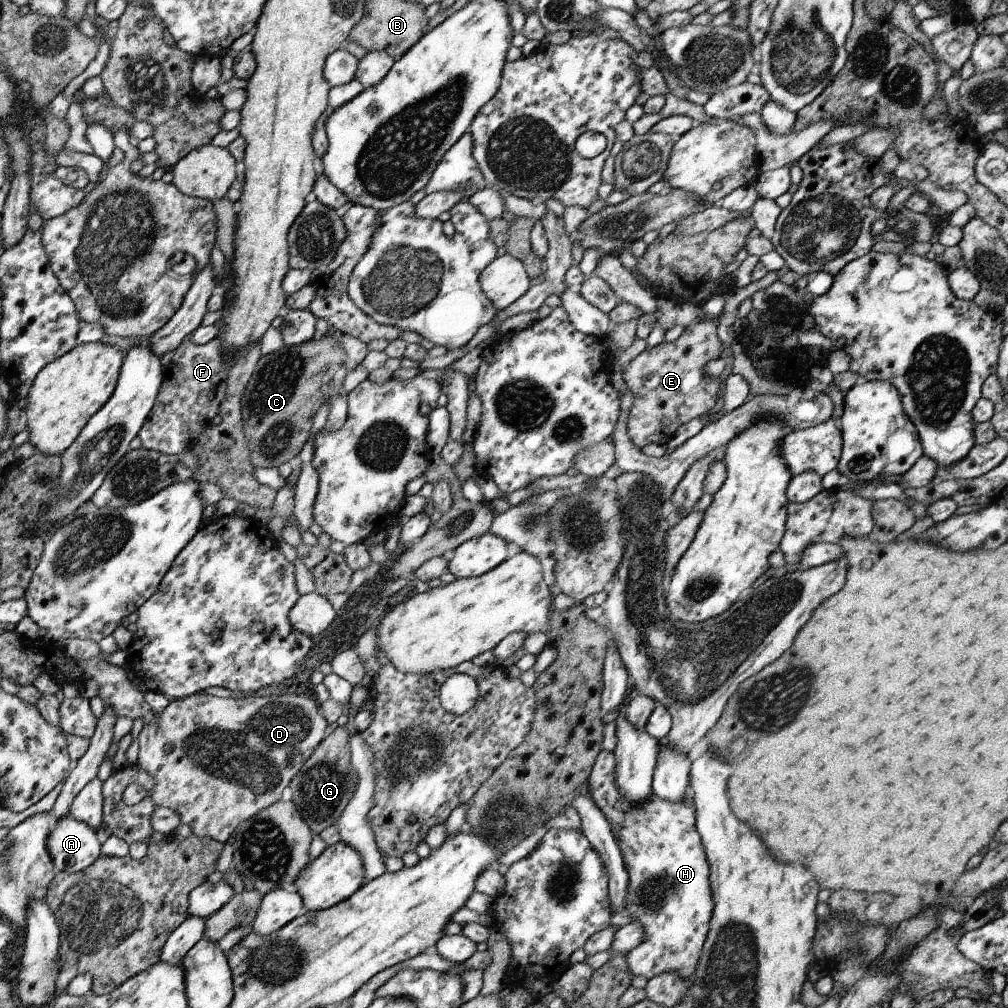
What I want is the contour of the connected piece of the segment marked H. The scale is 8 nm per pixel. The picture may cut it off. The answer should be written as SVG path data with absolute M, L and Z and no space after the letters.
M601 749L587 780L587 794L611 824L611 831L617 838L619 849L628 873L628 888L624 897L624 915L628 914L644 929L643 941L626 953L630 974L644 976L646 980L676 973L688 982L699 963L712 916L712 891L709 883L709 862L707 861L700 833L695 825L695 804L692 794L679 801L669 801L652 795L643 803L627 801L615 781L614 753Z

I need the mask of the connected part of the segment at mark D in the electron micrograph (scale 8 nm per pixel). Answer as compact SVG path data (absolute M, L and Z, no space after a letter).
M195 693L187 696L186 699L174 699L169 702L169 705L162 713L156 714L155 722L143 726L139 733L139 758L137 762L146 769L155 778L155 788L150 792L150 796L154 797L154 802L158 807L168 807L175 810L181 818L181 822L190 826L194 835L200 838L208 837L221 843L230 842L232 834L236 827L240 826L245 820L251 818L260 811L267 809L272 803L282 798L282 790L289 786L291 780L299 774L300 768L290 768L284 770L288 764L288 758L292 762L307 762L310 755L315 751L315 748L323 742L324 730L326 730L326 718L322 718L318 714L318 706L314 699L306 698L301 694L269 694L267 696L232 696L228 698L215 697L206 693Z

